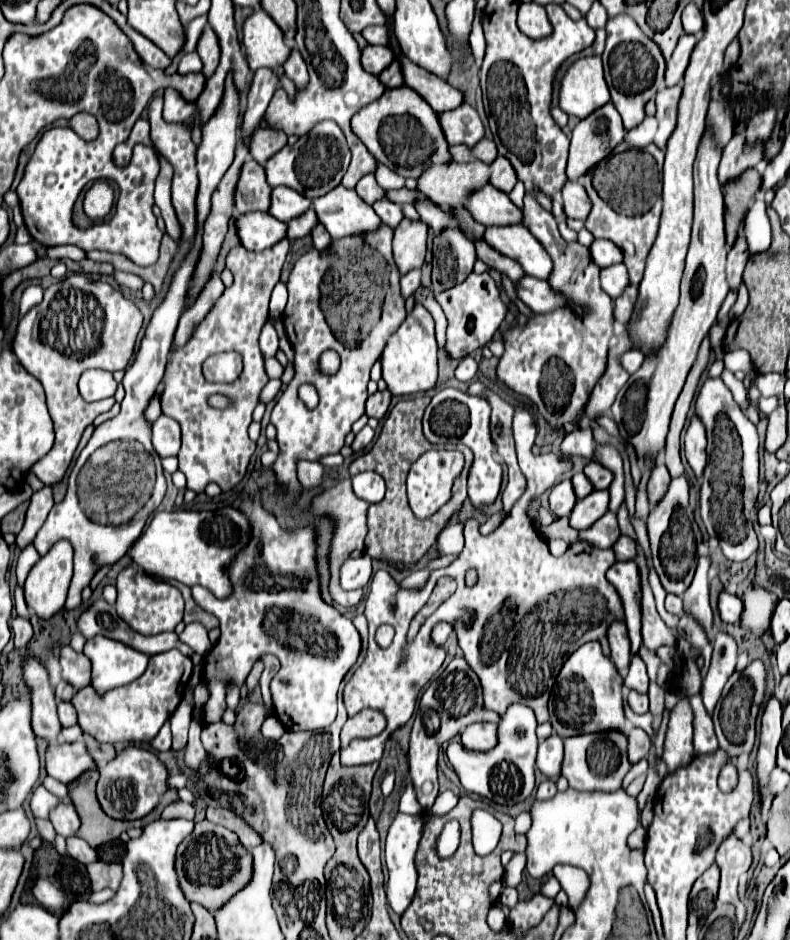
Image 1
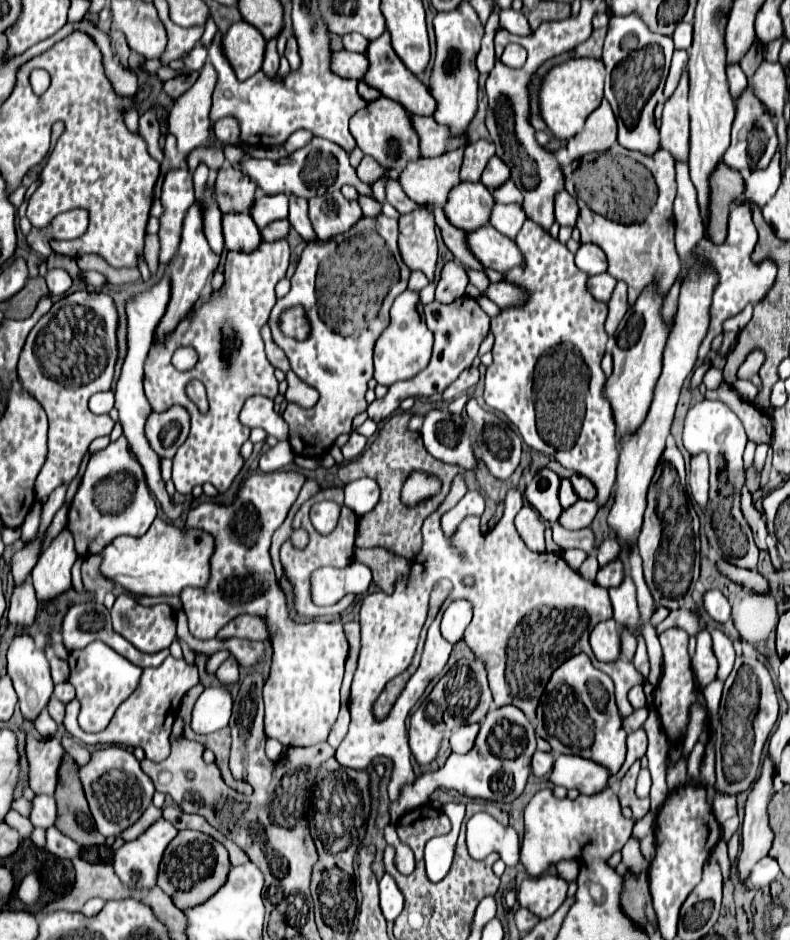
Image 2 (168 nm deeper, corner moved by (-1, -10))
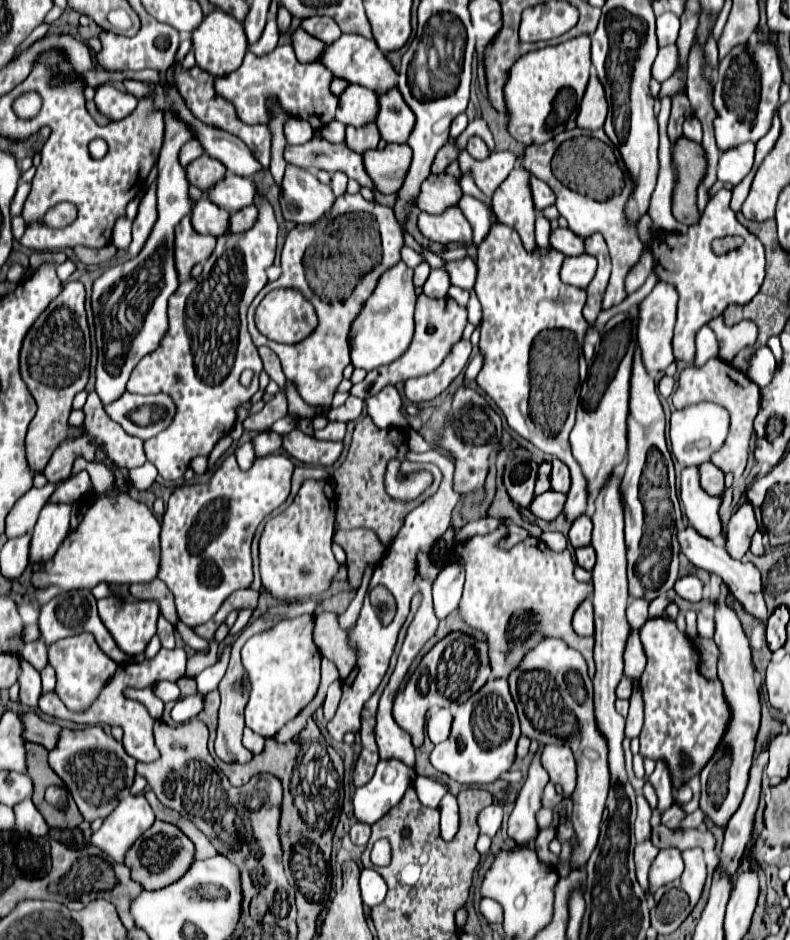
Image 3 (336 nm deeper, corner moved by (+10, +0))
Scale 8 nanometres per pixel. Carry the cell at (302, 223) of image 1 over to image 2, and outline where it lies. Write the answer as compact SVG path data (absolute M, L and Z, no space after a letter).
M276 220L276 222L272 222L270 226L266 226L266 228L262 230L262 238L264 238L266 242L276 242L276 240L288 238L288 232L290 232L288 220Z

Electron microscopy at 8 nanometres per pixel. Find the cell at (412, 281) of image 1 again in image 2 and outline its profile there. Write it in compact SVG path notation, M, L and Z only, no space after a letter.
M412 272L410 276L410 282L408 282L408 288L414 290L414 292L420 292L424 286L428 286L428 278L422 274L422 272Z

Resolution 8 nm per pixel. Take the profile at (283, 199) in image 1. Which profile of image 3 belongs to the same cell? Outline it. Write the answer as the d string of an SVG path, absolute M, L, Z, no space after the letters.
M225 174L223 180L219 180L211 190L207 190L207 198L219 208L225 208L227 212L251 206L253 196L255 196L253 180L235 174Z

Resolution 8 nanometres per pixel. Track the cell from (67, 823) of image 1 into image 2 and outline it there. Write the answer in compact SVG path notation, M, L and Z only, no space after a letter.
M36 796L32 800L32 814L30 814L30 820L34 826L38 828L50 828L56 824L56 818L58 818L58 810L56 810L56 800L54 796Z

